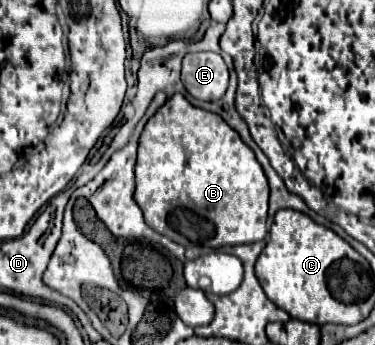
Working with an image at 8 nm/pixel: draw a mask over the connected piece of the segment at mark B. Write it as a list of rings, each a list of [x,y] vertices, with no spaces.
[[[180,93],[172,95],[156,111],[140,135],[134,199],[154,231],[184,247],[204,245],[218,249],[224,245],[256,243],[268,235],[268,181],[254,153],[220,115],[190,105]]]

